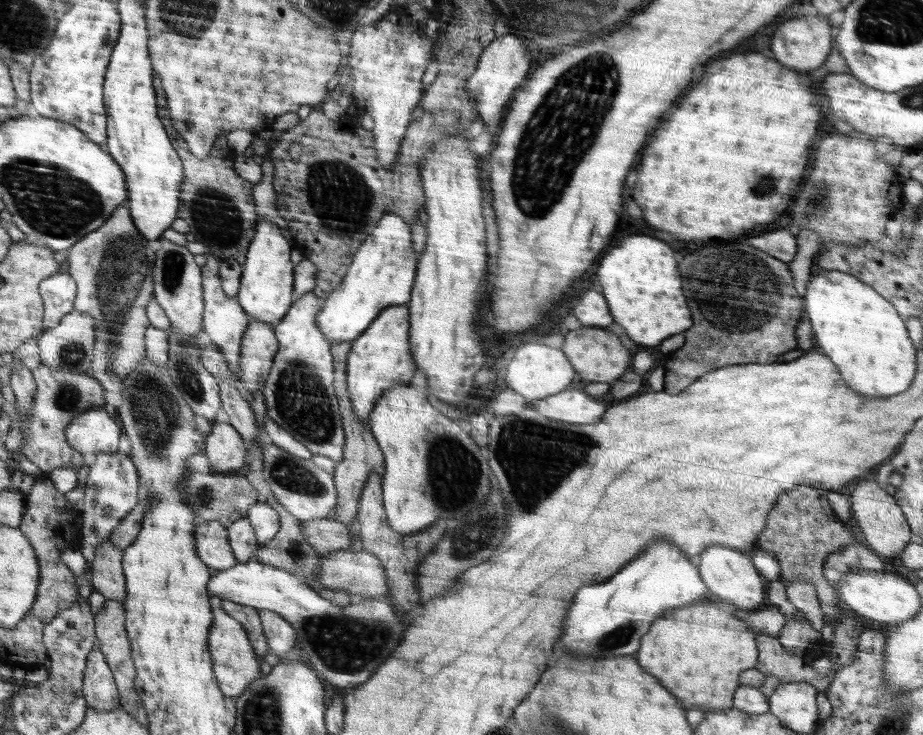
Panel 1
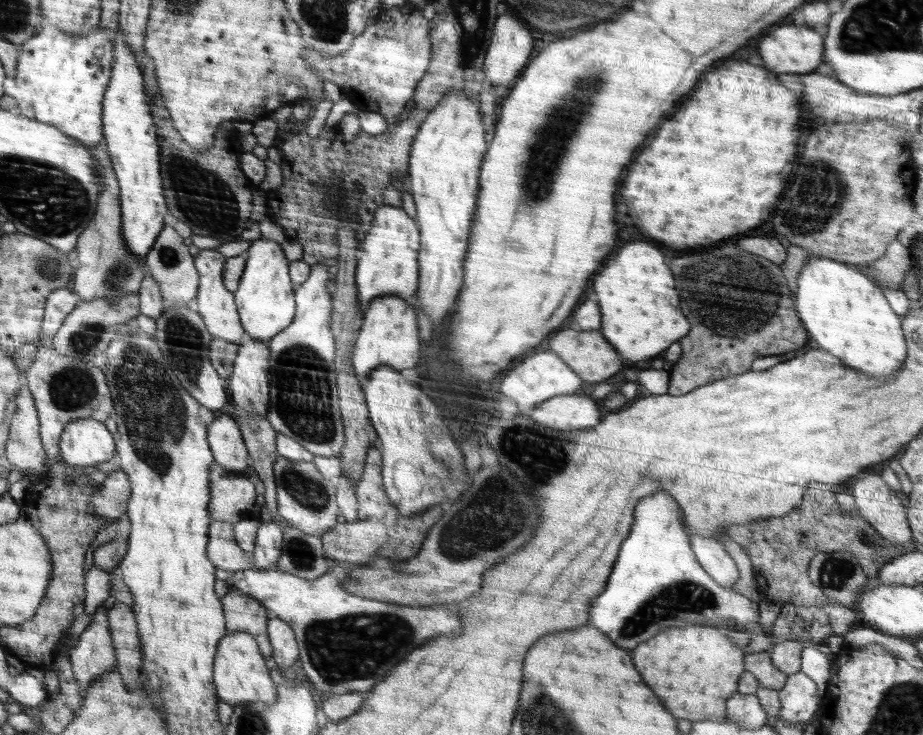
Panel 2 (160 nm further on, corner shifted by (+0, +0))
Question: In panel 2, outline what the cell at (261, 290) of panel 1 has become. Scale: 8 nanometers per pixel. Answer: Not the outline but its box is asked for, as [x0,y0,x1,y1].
[235,237,295,343]

